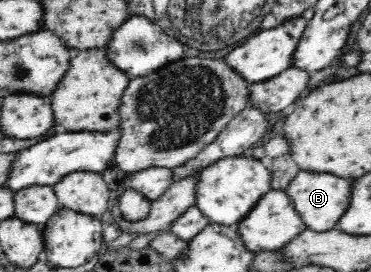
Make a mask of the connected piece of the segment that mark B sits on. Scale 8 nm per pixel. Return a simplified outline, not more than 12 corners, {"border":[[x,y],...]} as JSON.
{"border":[[298,173],[286,191],[308,229],[330,231],[350,209],[354,177]]}

